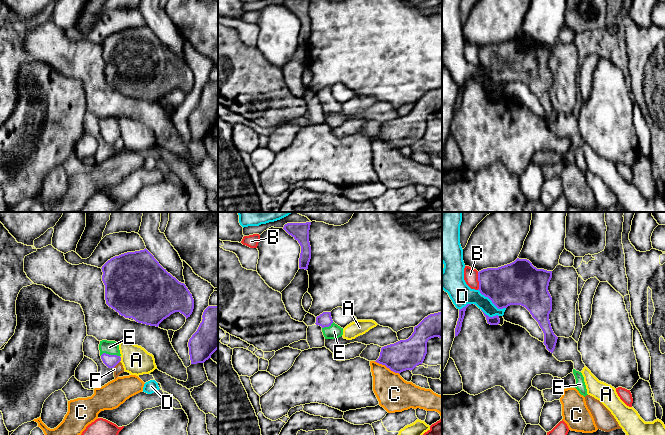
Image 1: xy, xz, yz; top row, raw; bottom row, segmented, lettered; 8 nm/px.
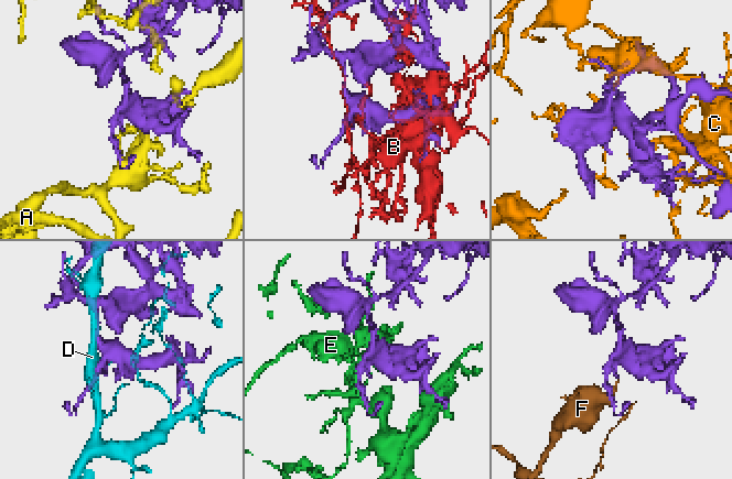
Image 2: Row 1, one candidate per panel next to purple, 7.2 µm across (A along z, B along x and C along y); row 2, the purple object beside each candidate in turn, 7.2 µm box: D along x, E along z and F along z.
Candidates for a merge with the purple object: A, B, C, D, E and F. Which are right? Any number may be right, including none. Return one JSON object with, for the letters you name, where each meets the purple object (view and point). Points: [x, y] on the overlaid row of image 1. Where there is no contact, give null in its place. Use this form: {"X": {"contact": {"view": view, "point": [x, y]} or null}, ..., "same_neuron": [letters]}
{"same_neuron": []}

